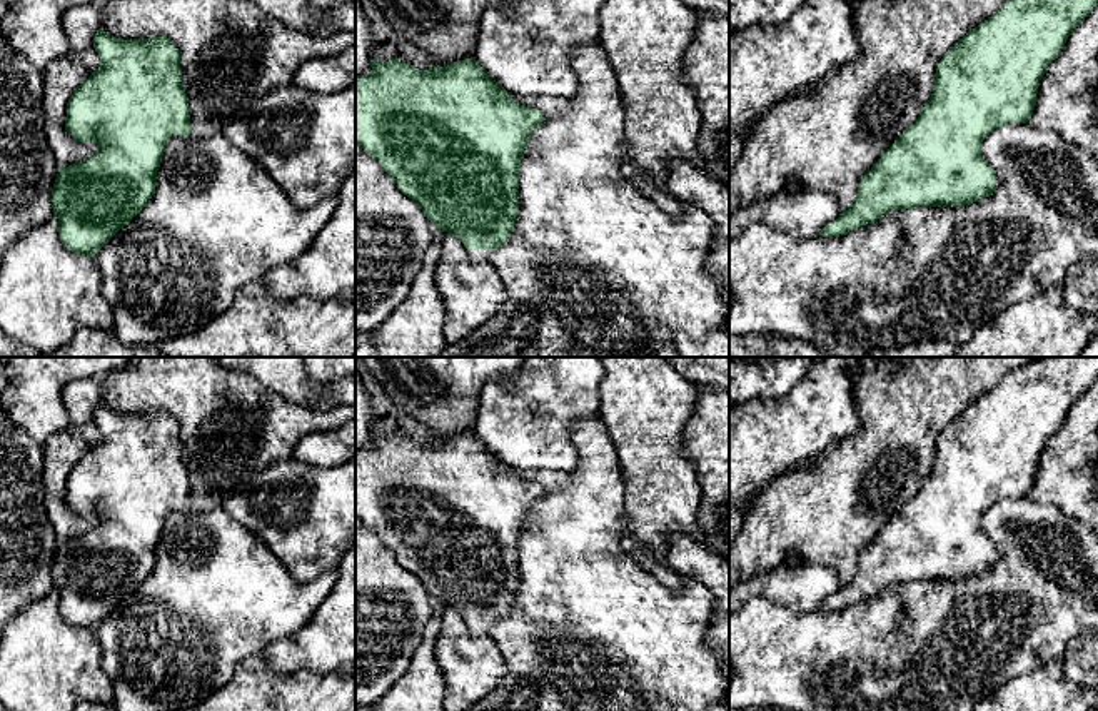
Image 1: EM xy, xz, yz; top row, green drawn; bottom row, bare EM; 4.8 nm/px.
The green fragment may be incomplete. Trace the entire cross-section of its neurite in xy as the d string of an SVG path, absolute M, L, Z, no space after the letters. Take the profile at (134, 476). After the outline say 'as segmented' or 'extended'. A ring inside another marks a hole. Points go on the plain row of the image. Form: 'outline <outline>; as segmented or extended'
outline M98 402L93 422L100 441L68 472L65 504L77 516L95 517L97 526L73 539L58 541L52 564L60 614L73 628L92 633L152 572L167 516L190 509L180 426L170 412L125 414Z; as segmented

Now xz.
outline M372 432L372 444L355 449L355 519L392 549L431 598L456 609L474 638L491 638L492 626L512 609L522 526L544 494L539 482L517 477L476 432L426 444Z; extended

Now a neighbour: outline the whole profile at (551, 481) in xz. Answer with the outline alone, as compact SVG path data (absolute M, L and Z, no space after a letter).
M517 467L512 472L524 481L539 482L546 492L559 491L571 481L569 472L527 472Z

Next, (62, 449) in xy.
M72 431L52 434L43 444L43 506L58 541L73 539L97 526L97 517L77 516L65 504L67 477L92 446Z

